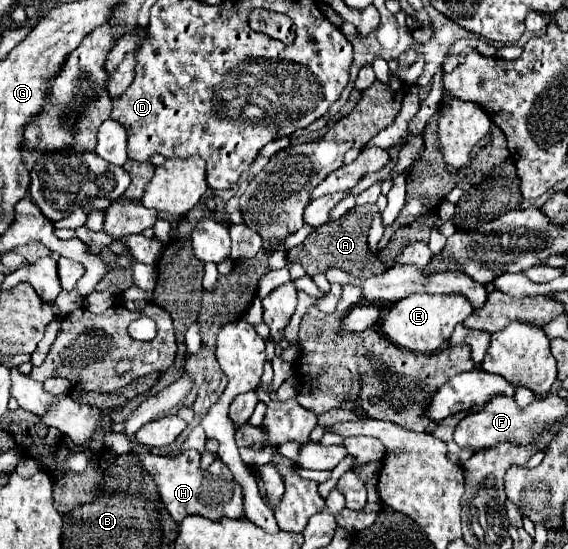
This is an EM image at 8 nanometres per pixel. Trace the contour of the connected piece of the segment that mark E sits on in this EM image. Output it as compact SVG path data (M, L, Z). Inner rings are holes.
M413 293L389 305L387 313L379 319L379 331L397 347L409 349L413 353L435 353L447 343L457 323L467 319L471 311L473 311L471 303L467 303L467 299L461 299L461 295Z

